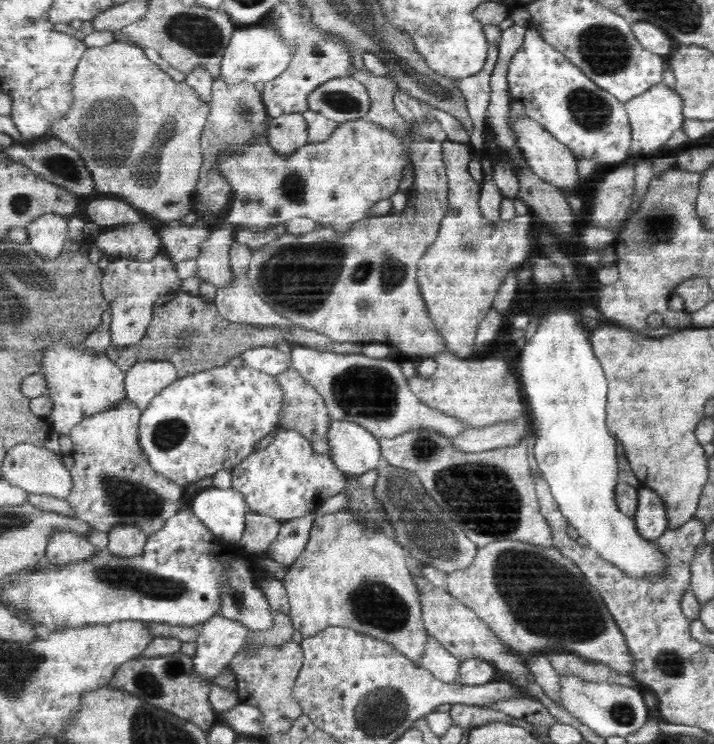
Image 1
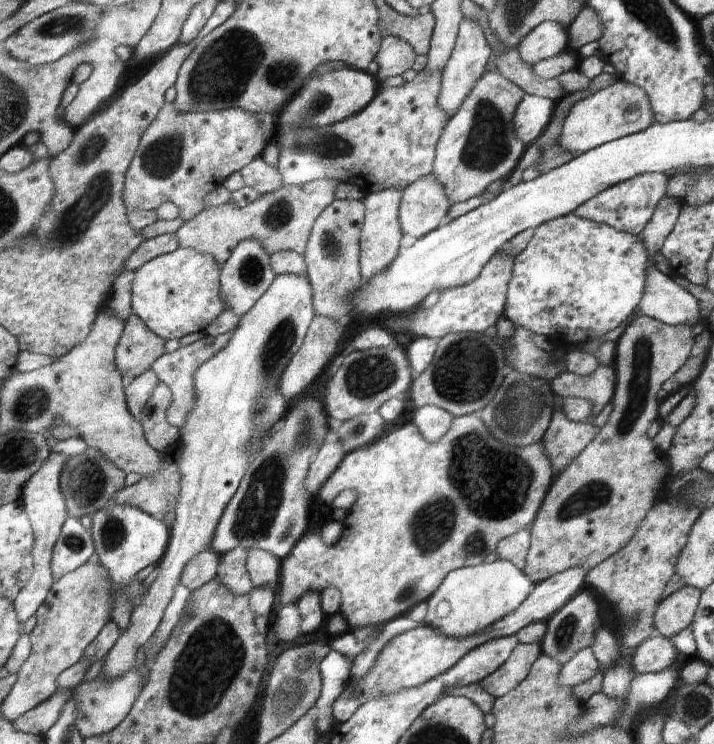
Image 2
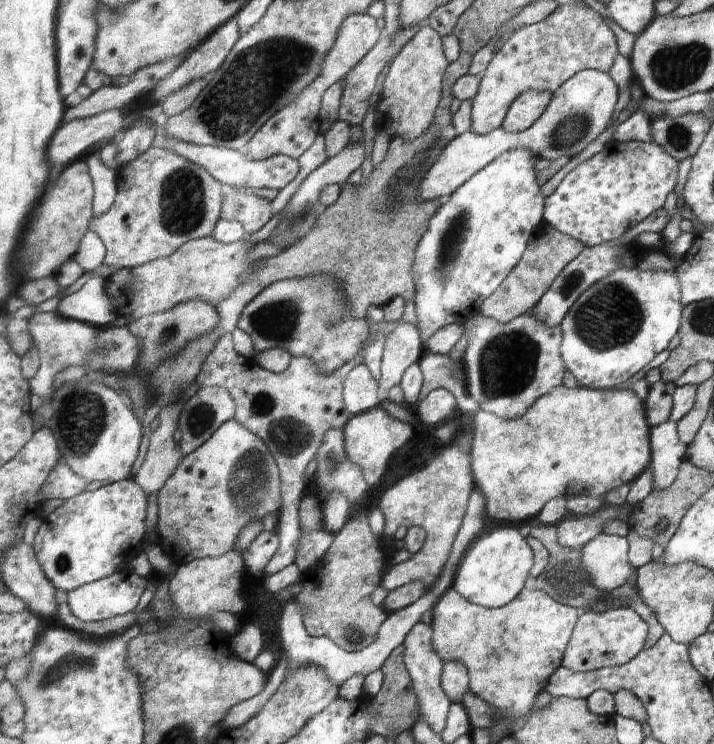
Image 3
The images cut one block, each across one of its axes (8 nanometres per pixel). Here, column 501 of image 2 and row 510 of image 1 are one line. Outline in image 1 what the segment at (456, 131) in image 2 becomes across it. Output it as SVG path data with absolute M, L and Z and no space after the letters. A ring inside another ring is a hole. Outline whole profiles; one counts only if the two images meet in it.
M124 398L119 406L84 418L69 434L73 442L71 456L75 463L70 470L73 486L66 500L76 516L92 526L93 530L108 533L116 526L137 525L142 533L150 536L160 531L170 517L187 507L183 502L186 488L171 482L162 474L157 474L151 468L148 457L144 455L140 447L140 416L142 411L128 398Z

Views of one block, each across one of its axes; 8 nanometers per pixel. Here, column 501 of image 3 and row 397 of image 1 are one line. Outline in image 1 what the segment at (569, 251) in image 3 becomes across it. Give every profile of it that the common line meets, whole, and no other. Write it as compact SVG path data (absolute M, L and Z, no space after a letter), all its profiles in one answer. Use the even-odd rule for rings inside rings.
M288 368L286 372L280 372L280 374L276 374L274 377L278 379L278 383L282 386L282 393L284 393L282 412L278 414L278 417L280 417L279 426L303 434L304 438L307 438L308 442L311 442L312 448L317 453L328 456L331 460L331 446L328 443L326 432L328 432L328 426L332 422L332 417L328 415L328 409L326 409L324 399L294 368Z

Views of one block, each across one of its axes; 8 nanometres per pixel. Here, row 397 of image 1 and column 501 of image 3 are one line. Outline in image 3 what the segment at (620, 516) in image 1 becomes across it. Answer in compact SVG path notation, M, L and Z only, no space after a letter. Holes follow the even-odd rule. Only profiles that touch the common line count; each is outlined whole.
M510 526L493 527L475 538L468 547L458 566L452 586L466 600L486 608L500 608L516 599L528 580L532 568L532 551L528 541L517 528Z

